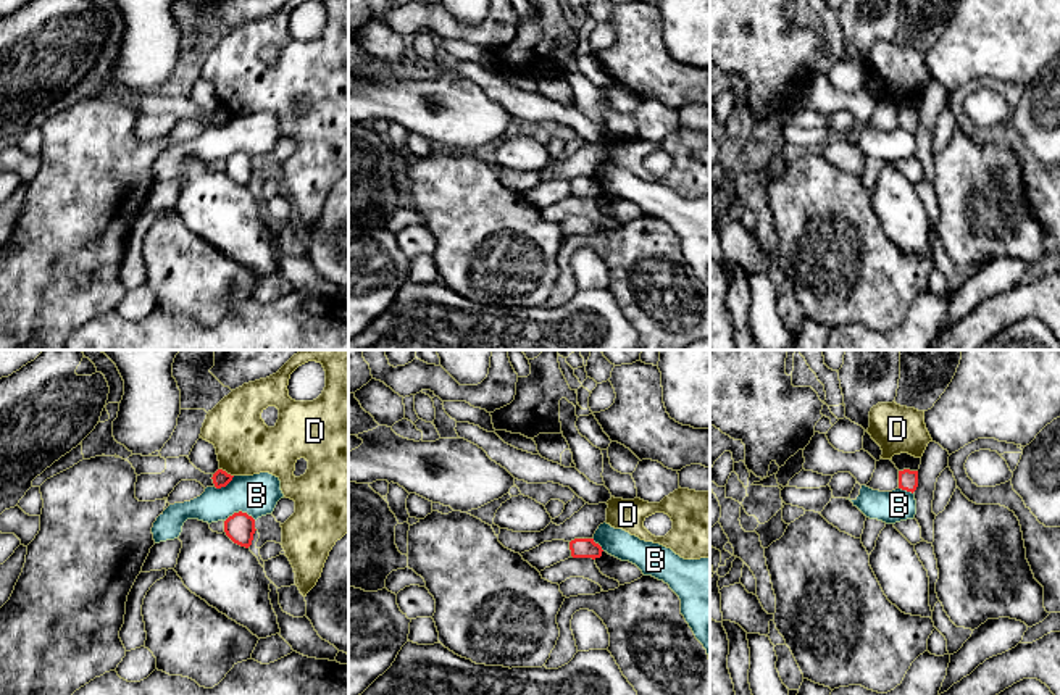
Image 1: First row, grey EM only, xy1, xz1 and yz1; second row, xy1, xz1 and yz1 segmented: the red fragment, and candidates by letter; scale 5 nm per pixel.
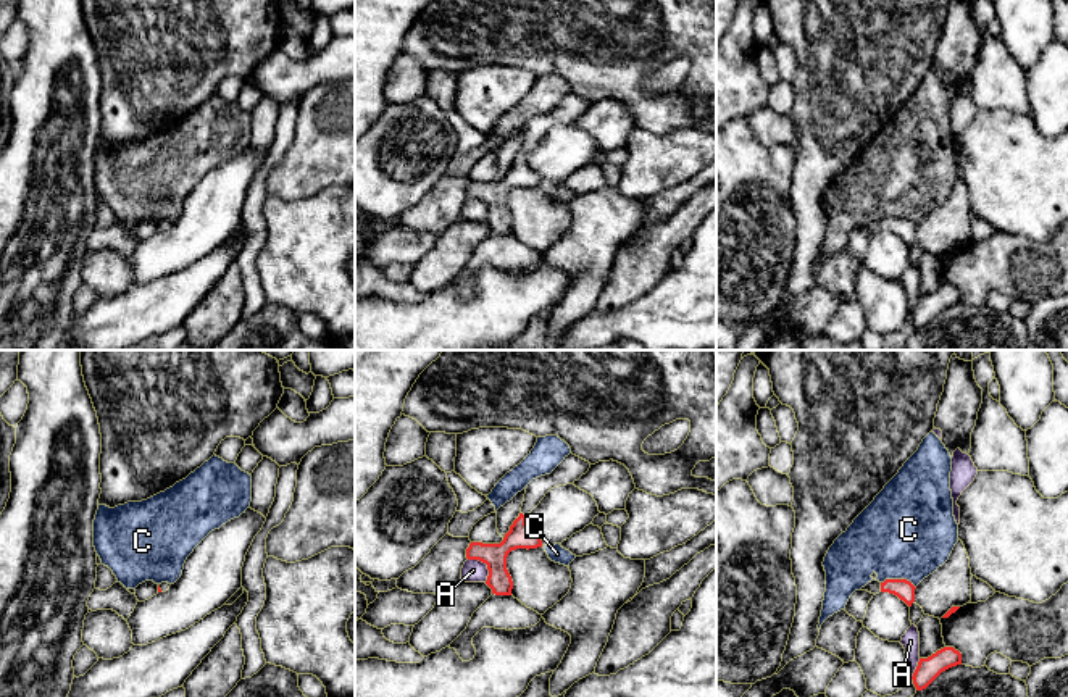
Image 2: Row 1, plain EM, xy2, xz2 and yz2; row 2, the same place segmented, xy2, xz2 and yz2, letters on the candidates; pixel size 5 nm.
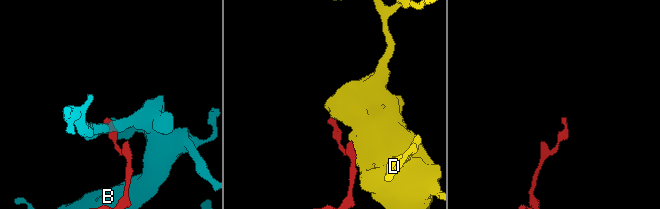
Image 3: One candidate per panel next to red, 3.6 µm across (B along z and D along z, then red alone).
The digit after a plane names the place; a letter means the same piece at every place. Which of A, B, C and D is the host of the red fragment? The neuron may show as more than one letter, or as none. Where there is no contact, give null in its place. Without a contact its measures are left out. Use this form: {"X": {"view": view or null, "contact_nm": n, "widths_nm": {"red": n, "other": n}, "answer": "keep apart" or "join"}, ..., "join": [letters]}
{"A": {"view": "xz2", "contact_nm": 150, "widths_nm": {"red": 120, "other": 110}, "answer": "keep apart"}, "B": {"view": "xy1", "contact_nm": 160, "widths_nm": {"red": 150, "other": 200}, "answer": "keep apart"}, "C": {"view": "yz2", "contact_nm": 180, "widths_nm": {"red": 100, "other": 460}, "answer": "keep apart"}, "D": {"view": "xy1", "contact_nm": 80, "widths_nm": {"red": 80, "other": 300}, "answer": "keep apart"}, "join": []}

